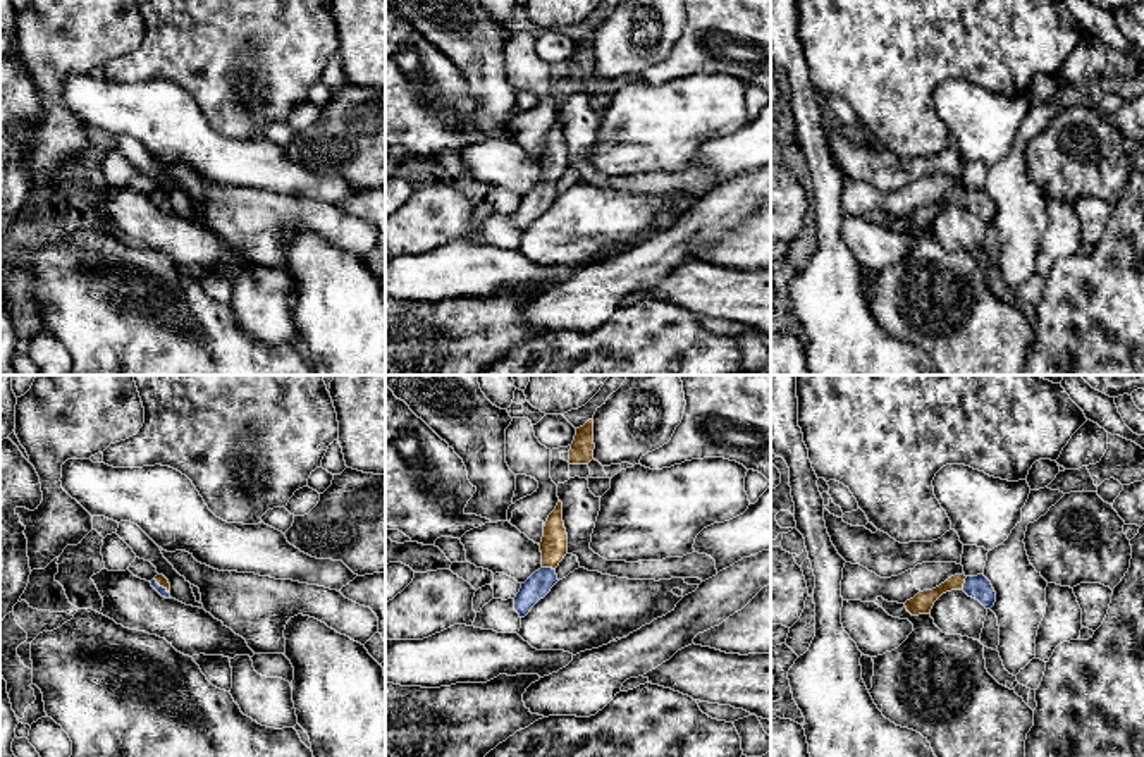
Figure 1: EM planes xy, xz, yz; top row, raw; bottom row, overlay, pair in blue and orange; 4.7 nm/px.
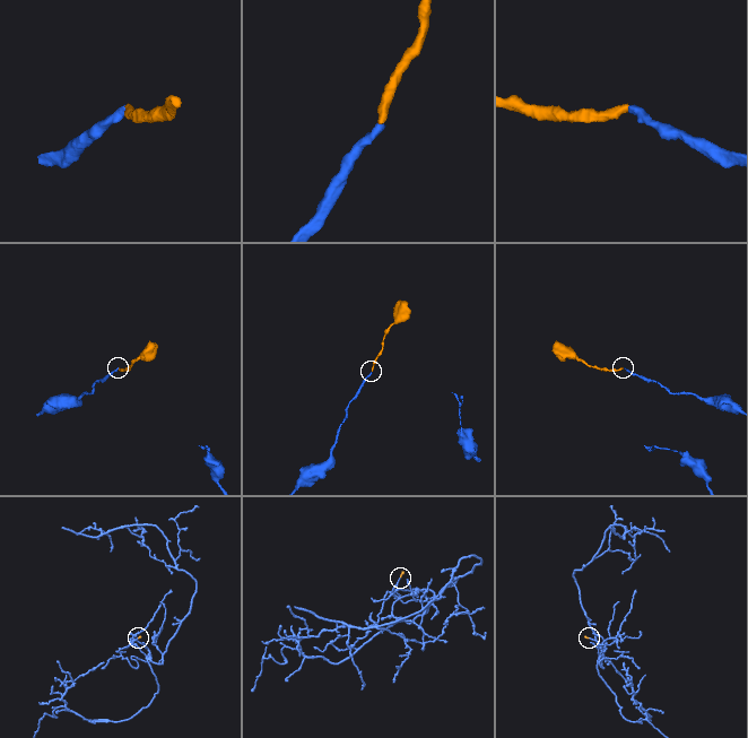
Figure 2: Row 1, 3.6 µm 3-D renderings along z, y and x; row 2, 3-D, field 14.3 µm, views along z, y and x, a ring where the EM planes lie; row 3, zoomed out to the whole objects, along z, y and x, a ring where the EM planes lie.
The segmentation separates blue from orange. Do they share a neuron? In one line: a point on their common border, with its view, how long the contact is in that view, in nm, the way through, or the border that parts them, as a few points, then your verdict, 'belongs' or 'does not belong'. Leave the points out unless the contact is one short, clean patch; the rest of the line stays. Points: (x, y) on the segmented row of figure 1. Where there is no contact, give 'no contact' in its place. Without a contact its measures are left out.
contact xz (549, 568); length 70 nm; way xz (541, 582), (549, 568), (554, 542); belongs

